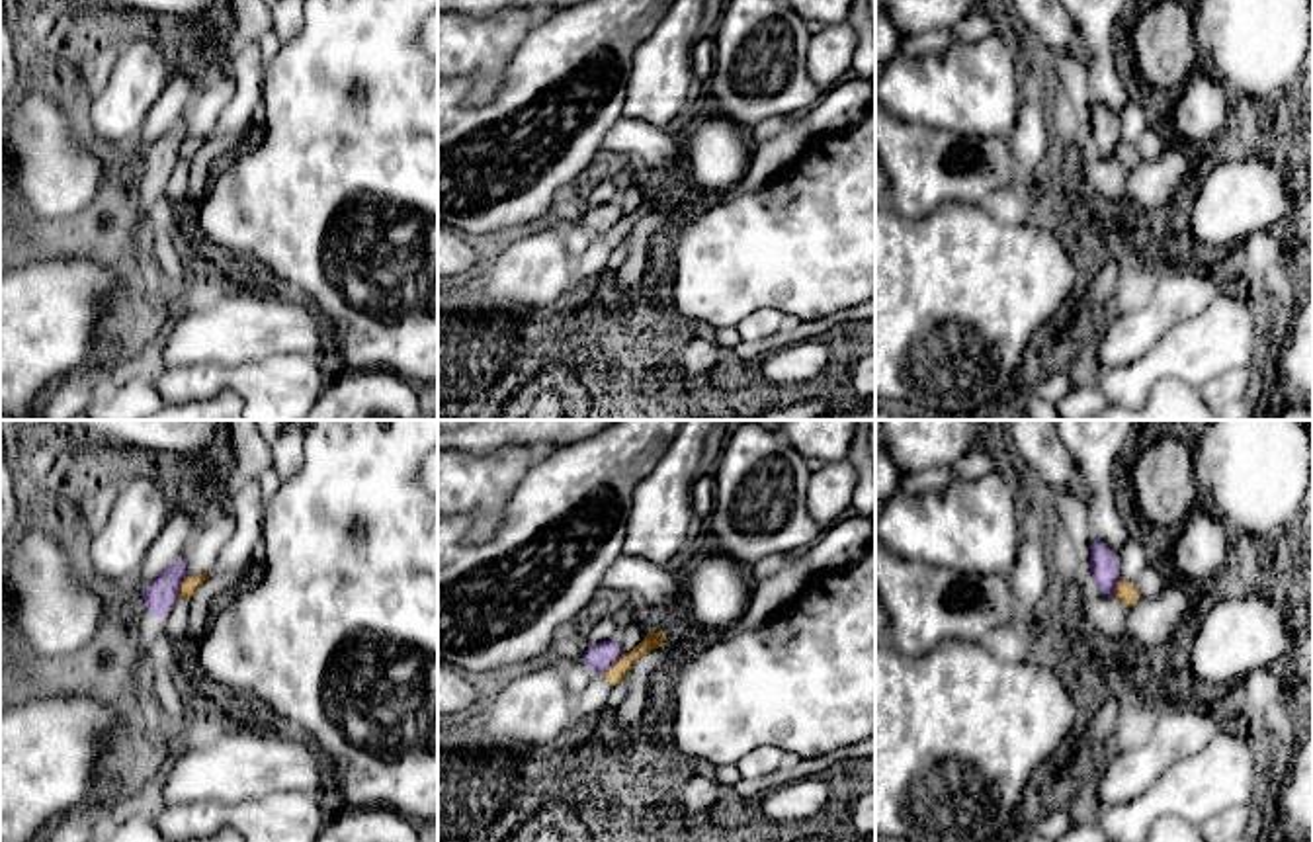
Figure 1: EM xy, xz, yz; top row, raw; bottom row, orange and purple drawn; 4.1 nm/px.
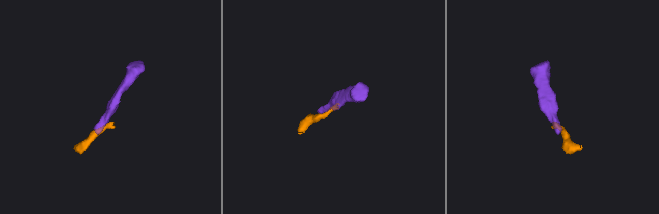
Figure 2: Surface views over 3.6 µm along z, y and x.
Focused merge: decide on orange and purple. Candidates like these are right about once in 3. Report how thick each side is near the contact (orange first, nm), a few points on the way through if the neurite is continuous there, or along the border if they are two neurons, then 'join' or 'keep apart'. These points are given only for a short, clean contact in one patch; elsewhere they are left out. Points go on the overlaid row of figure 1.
calibres 80 and 120 nm; border xy (186, 577), (176, 598); keep apart

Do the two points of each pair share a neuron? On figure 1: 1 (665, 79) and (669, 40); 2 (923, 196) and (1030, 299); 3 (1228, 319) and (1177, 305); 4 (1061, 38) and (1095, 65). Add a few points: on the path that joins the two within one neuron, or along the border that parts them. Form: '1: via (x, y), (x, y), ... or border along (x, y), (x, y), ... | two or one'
1: via (665, 69), (669, 49) | one
2: border along (983, 208), (942, 204), (917, 217), (895, 211) | two
3: border along (1220, 292), (1200, 311), (1175, 323), (1161, 336) | two
4: border along (1071, 20), (1079, 32), (1087, 65) | two

